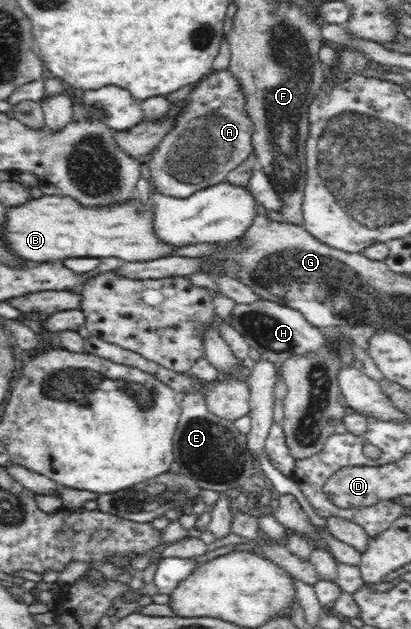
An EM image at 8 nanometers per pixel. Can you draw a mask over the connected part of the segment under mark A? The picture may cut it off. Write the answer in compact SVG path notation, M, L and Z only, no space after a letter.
M229 69L210 72L199 81L200 83L195 82L192 91L185 97L186 107L178 115L174 127L148 159L151 184L156 187L156 191L176 199L188 199L196 191L204 191L226 181L227 174L242 165L253 153L253 122L245 111L244 90L240 88L240 82L232 76Z

